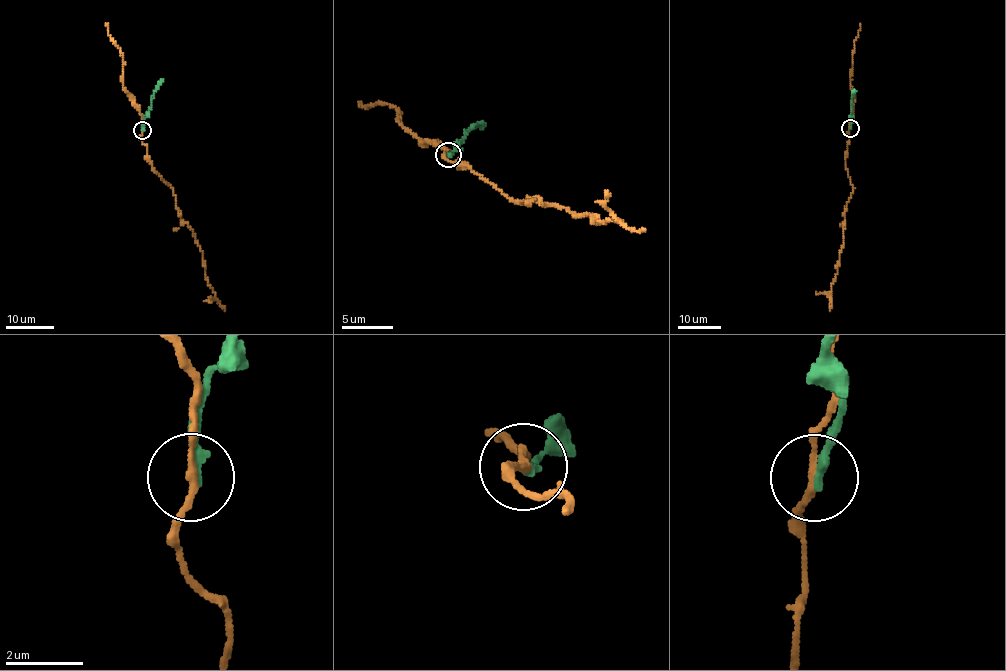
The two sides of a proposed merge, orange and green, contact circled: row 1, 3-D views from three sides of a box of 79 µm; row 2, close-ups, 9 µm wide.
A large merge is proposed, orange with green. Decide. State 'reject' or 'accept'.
reject

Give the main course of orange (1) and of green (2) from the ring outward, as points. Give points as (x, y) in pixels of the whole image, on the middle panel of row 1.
1: (448, 154), (518, 203), (645, 229)
2: (448, 154), (456, 142), (463, 141), (466, 130), (480, 122), (485, 125)

